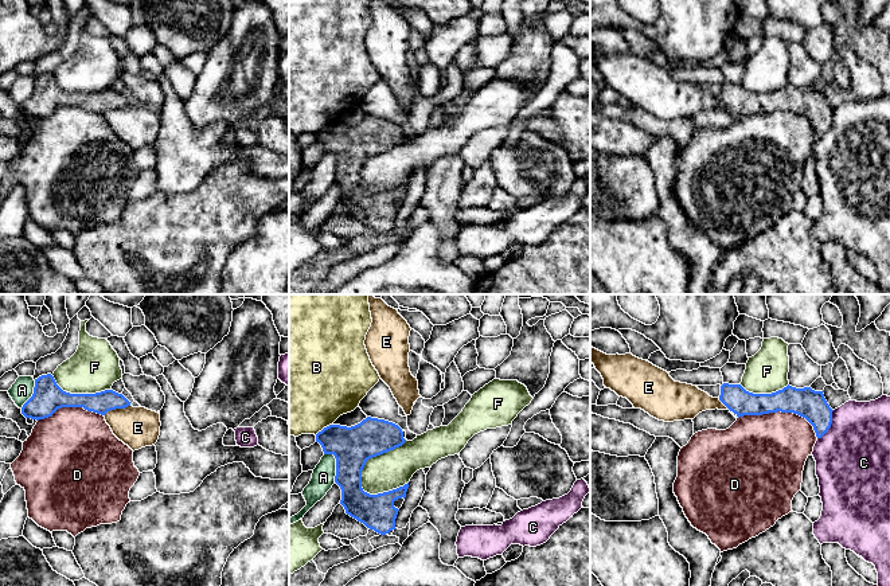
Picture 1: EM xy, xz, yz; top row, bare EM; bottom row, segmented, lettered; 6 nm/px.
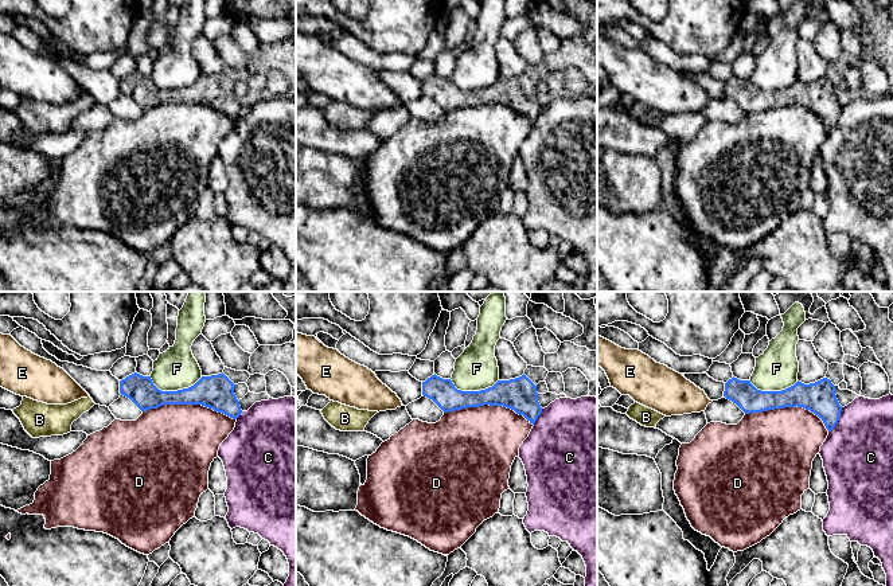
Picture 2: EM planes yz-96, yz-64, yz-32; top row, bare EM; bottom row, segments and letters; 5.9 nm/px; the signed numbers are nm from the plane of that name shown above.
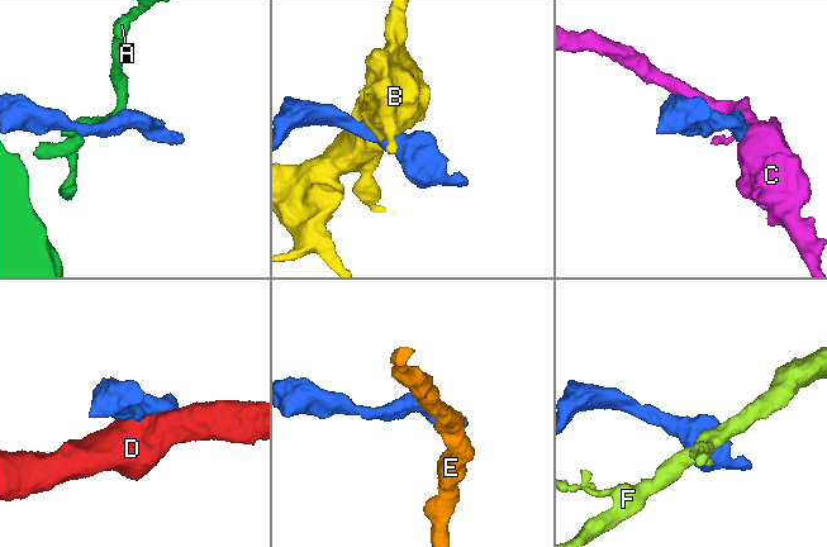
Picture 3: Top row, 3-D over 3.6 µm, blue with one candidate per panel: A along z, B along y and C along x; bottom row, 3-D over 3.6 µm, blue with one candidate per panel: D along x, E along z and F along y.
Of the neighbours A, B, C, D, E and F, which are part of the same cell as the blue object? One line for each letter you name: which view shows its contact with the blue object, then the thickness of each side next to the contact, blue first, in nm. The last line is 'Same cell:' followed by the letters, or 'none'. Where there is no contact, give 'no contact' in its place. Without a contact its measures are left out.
Same cell: none

